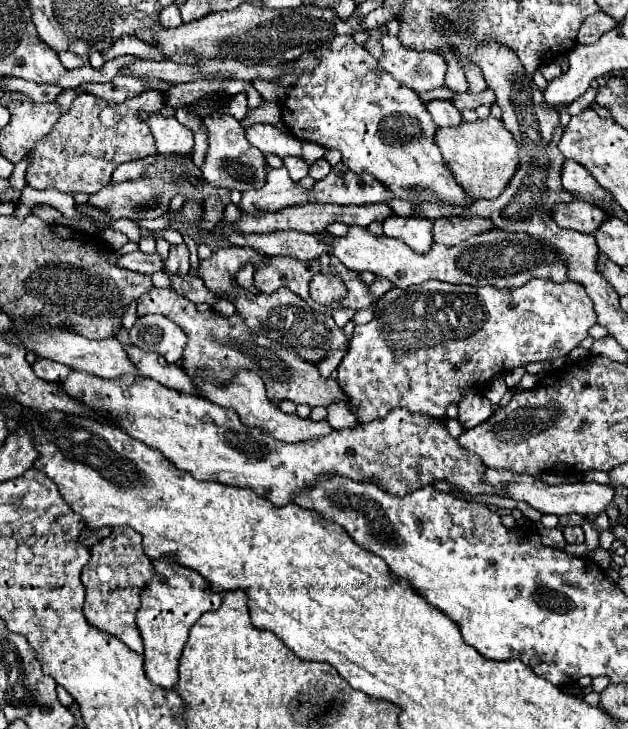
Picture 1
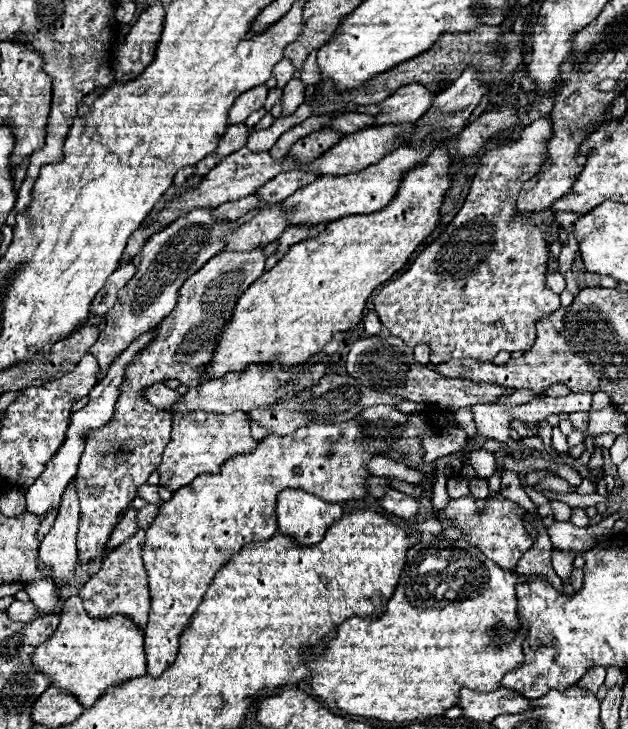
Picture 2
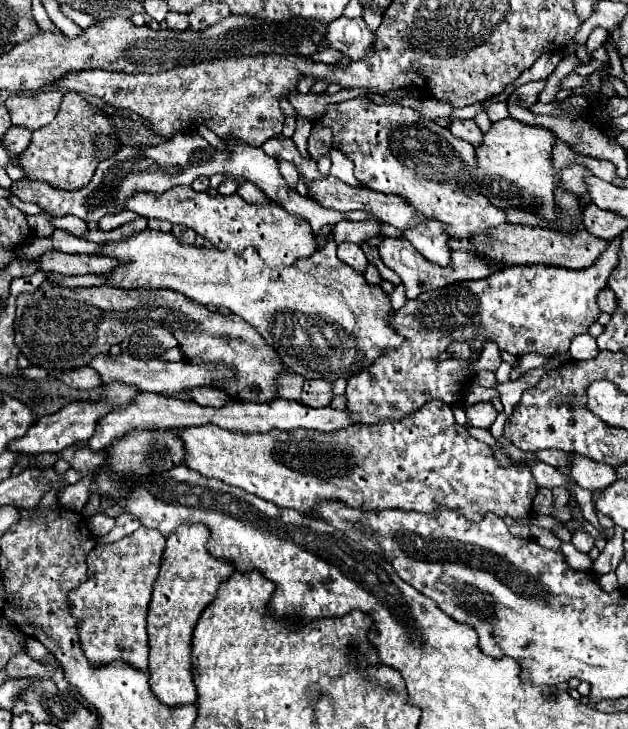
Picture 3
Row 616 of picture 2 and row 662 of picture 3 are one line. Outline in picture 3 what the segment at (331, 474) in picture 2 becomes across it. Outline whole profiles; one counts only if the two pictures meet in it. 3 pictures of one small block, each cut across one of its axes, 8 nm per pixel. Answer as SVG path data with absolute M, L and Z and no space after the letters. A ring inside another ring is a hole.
M182 524L176 534L166 540L162 568L154 582L152 600L148 606L148 642L150 642L150 688L160 702L178 706L194 704L198 694L192 682L190 644L192 630L202 610L216 598L218 586L234 572L228 562L212 558L206 550L208 528L200 524Z

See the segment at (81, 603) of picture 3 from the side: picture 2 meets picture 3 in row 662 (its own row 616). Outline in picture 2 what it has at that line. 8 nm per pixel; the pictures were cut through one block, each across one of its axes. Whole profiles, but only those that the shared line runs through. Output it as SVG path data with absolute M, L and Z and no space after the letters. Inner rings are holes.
M138 530L124 544L108 552L102 562L98 574L94 574L80 590L80 598L84 600L84 608L92 618L108 618L114 614L124 614L132 618L140 628L146 626L148 610L150 610L150 592L148 592L148 574L142 564L142 546L146 540L146 532Z

